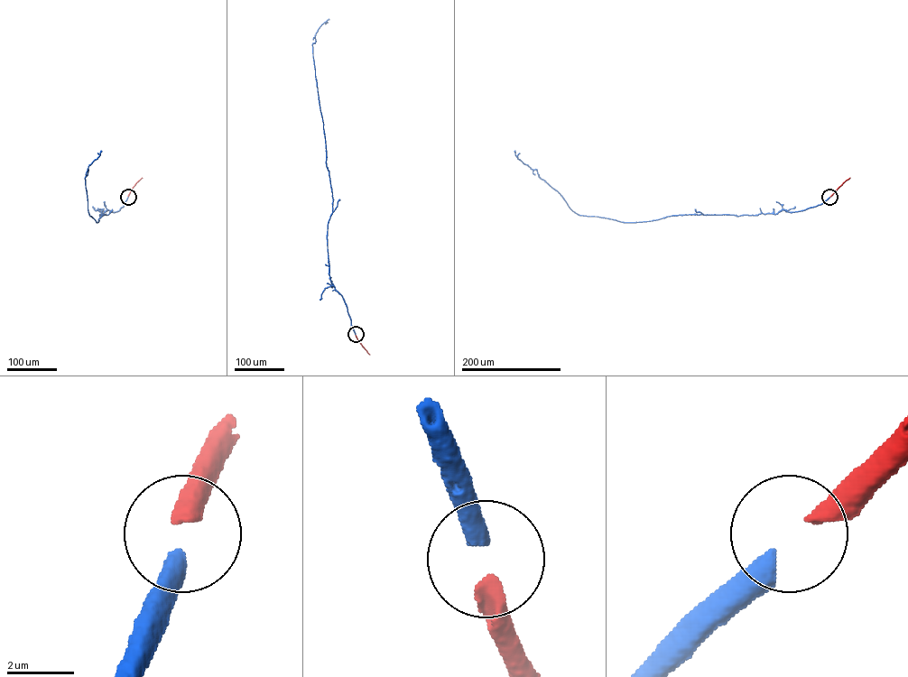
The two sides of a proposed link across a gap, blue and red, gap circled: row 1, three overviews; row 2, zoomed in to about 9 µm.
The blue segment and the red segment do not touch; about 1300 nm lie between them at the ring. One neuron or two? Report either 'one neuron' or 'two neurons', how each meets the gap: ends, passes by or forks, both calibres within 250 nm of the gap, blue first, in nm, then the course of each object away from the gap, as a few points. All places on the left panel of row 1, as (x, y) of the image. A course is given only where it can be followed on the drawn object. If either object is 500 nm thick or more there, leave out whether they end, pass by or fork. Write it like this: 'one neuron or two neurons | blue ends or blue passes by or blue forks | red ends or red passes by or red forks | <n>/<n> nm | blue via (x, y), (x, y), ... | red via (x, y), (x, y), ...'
one neuron | blue ends | red ends | 480/480 nm | blue via (128, 197), (118, 211), (107, 209), (99, 215), (106, 214), (97, 222), (89, 215), (85, 177), (101, 151) | red via (128, 197), (143, 178)

